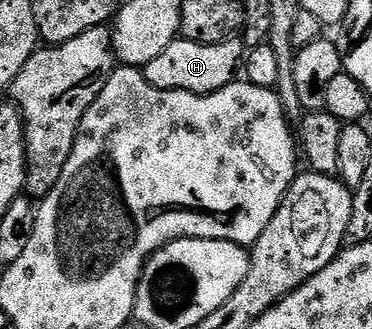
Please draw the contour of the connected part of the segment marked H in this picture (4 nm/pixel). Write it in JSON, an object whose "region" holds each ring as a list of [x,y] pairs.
{"region":[[[240,37],[228,38],[219,44],[199,44],[178,40],[173,42],[155,60],[151,60],[143,68],[148,82],[157,90],[178,90],[192,94],[210,94],[219,92],[227,84],[231,84],[242,69],[247,47]]]}

